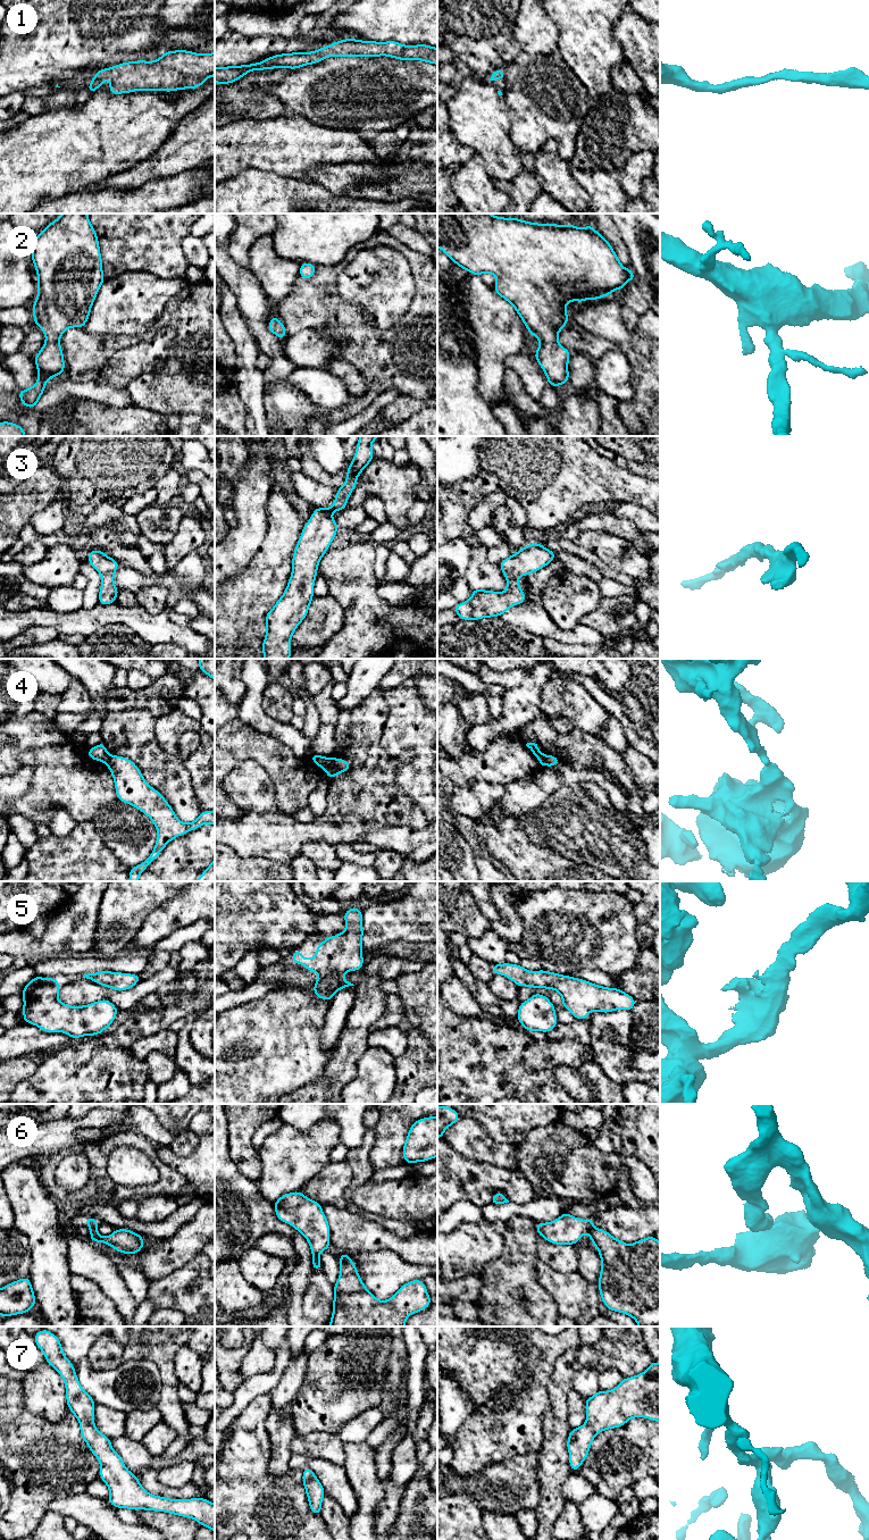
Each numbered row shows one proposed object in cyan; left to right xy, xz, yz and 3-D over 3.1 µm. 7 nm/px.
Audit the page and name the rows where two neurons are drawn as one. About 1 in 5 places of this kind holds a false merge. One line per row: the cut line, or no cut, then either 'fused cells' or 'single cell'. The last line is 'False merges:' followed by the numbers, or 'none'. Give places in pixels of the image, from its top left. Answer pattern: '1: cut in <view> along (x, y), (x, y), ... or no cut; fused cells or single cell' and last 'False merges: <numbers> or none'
1: no cut; single cell
2: no cut; single cell
3: no cut; single cell
4: cut in xz along (331, 760), (331, 763), (325, 769); fused cells
5: no cut; single cell
6: cut in xy along (95, 1228), (91, 1230); fused cells
7: no cut; single cell
False merges: 4, 6

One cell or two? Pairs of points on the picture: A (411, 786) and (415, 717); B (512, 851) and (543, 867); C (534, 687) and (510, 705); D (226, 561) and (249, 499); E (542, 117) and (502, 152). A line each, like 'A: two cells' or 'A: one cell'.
A: one cell
B: one cell
C: one cell
D: one cell
E: two cells

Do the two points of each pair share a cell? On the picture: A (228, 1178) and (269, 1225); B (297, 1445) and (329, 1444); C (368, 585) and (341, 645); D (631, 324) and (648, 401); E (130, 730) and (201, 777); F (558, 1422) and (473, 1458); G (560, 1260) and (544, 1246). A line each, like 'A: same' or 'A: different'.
A: same
B: same
C: same
D: different
E: different
F: different
G: same

